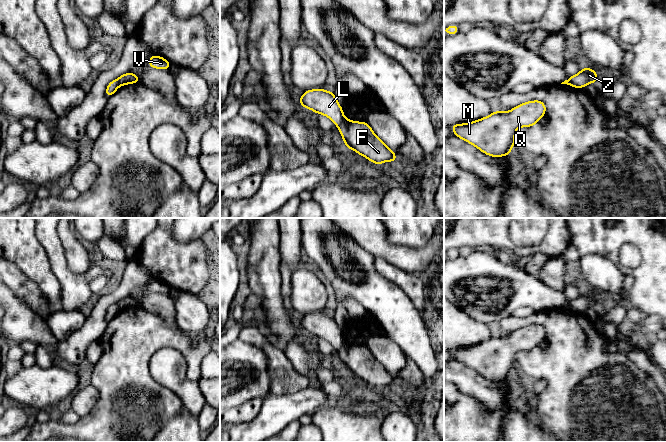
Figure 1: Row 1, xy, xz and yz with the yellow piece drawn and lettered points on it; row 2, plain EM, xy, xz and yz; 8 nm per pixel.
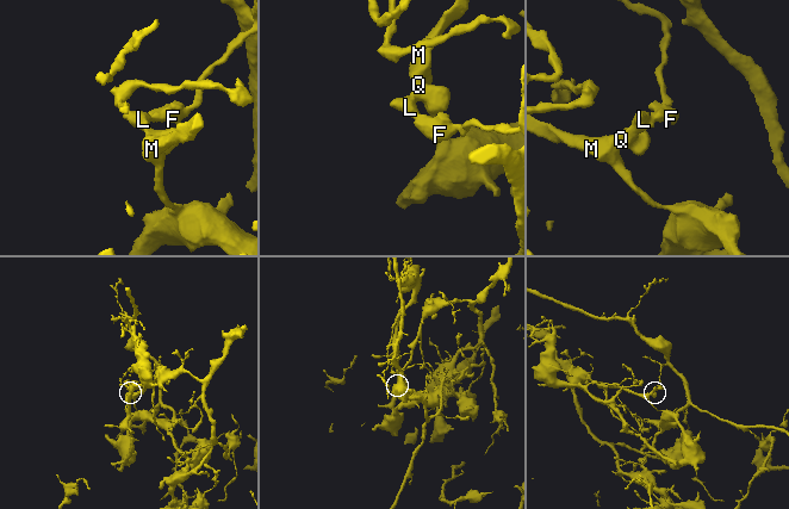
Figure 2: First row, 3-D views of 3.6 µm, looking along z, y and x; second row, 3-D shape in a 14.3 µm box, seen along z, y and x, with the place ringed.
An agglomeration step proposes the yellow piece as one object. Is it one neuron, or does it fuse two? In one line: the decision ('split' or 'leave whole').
split

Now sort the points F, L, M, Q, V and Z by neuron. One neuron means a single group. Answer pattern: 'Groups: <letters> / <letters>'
Groups: F V Z / L M Q

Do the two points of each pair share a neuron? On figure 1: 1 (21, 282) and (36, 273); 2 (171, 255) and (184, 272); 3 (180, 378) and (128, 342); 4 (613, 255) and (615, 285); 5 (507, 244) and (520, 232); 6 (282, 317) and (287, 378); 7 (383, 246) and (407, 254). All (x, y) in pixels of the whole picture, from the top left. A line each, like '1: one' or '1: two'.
1: two
2: one
3: two
4: two
5: two
6: two
7: one

